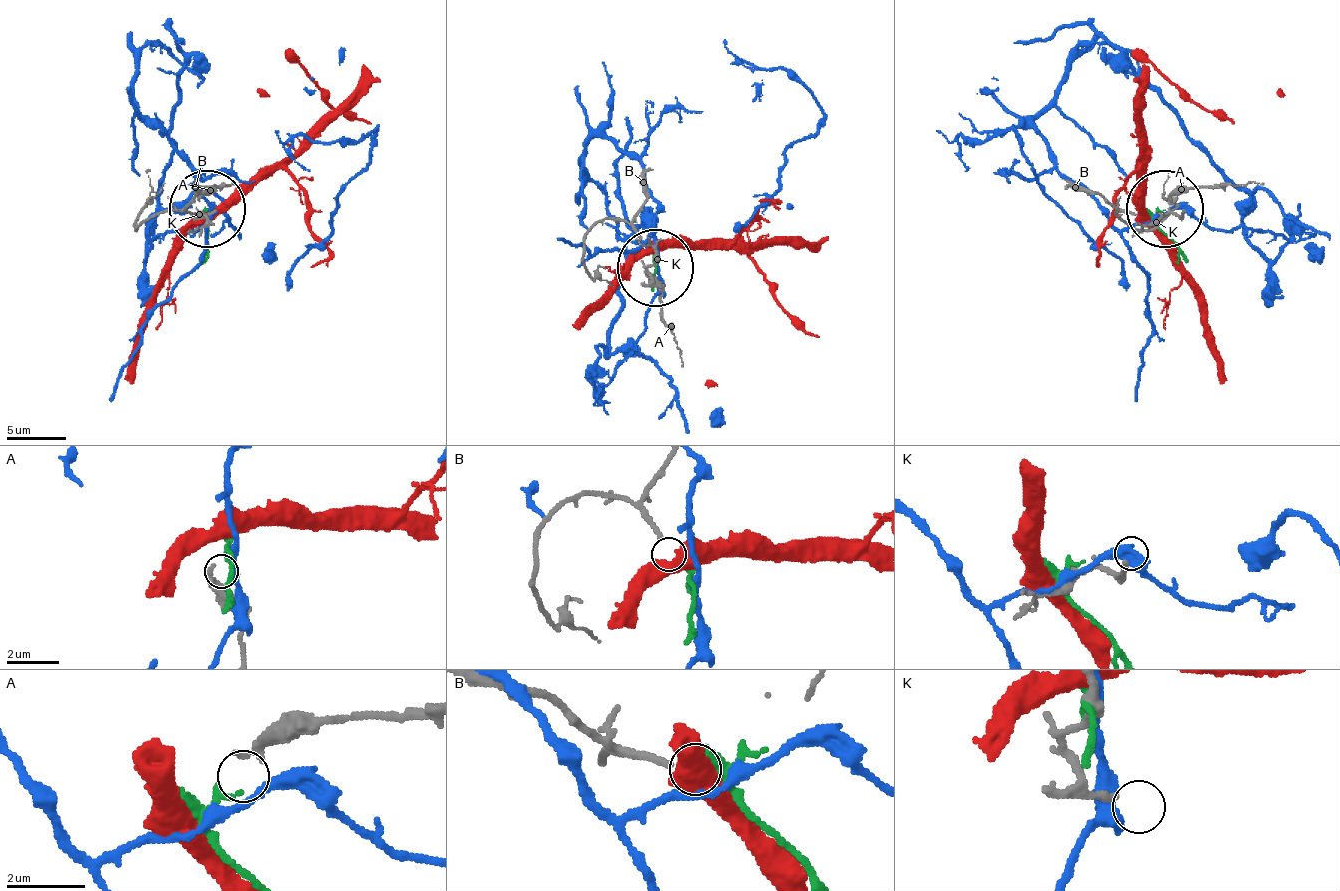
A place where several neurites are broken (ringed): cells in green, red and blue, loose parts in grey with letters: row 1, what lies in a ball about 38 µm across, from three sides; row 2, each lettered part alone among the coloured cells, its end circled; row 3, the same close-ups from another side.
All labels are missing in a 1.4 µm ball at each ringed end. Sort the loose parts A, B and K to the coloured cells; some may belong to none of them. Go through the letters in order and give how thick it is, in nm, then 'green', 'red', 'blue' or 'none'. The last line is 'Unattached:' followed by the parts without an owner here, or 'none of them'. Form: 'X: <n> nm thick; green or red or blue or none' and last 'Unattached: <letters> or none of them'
A: 240 nm thick; none
B: 160 nm thick; red
K: 170 nm thick; none
Unattached: A, K

